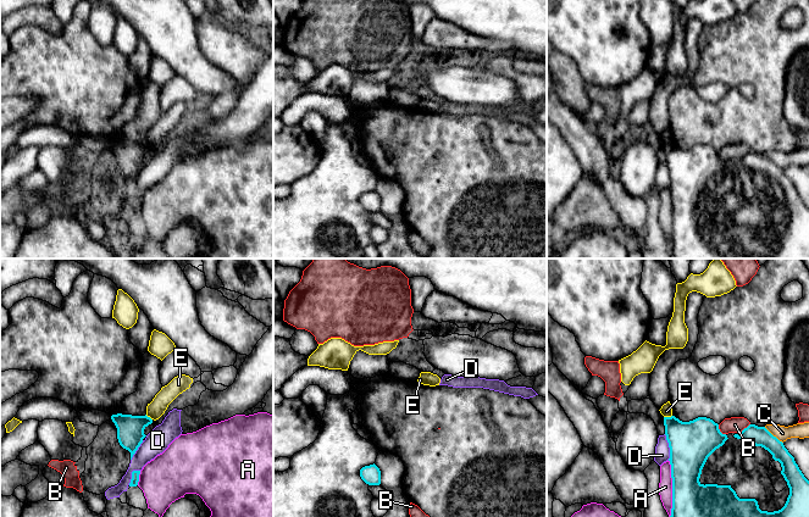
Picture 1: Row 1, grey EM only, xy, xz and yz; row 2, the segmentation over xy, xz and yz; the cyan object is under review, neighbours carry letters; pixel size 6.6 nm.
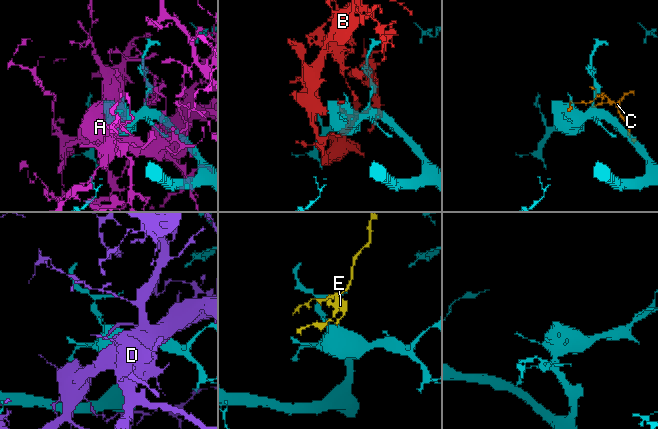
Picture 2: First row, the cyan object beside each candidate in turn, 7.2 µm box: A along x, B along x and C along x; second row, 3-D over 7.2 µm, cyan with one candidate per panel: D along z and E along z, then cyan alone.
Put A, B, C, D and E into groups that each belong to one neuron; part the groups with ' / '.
A / B / C E / D

